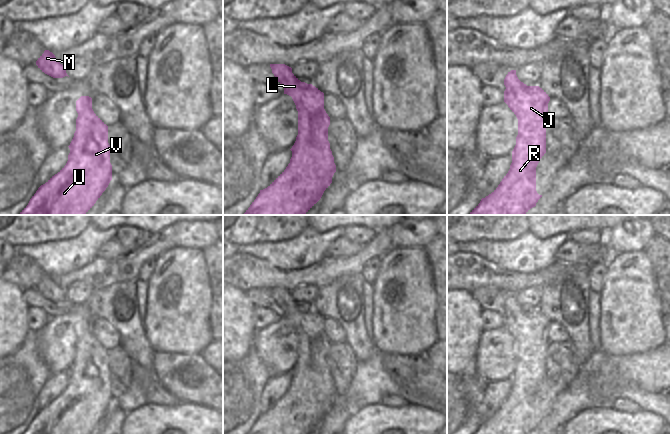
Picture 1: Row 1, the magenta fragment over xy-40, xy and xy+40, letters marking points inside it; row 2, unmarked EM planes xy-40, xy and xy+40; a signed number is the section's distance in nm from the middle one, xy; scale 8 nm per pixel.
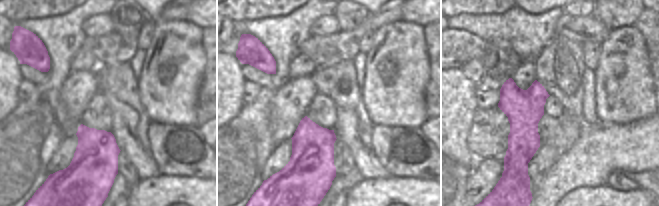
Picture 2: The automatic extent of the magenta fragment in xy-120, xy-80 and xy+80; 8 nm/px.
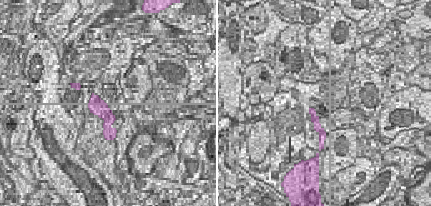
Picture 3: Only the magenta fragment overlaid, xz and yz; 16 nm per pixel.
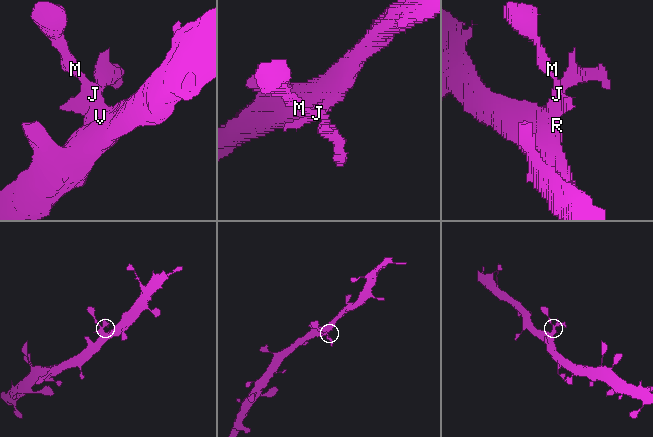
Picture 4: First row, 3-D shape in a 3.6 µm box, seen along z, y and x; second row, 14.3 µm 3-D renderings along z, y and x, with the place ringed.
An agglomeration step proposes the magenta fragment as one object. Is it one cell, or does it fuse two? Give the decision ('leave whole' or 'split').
leave whole

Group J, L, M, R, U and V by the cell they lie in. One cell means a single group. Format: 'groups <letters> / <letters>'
groups J L M R U V

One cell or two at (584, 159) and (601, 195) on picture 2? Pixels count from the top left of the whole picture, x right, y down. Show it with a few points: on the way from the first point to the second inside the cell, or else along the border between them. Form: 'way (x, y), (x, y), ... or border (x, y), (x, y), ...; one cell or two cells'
border (607, 183), (601, 186), (581, 186), (574, 189); two cells

